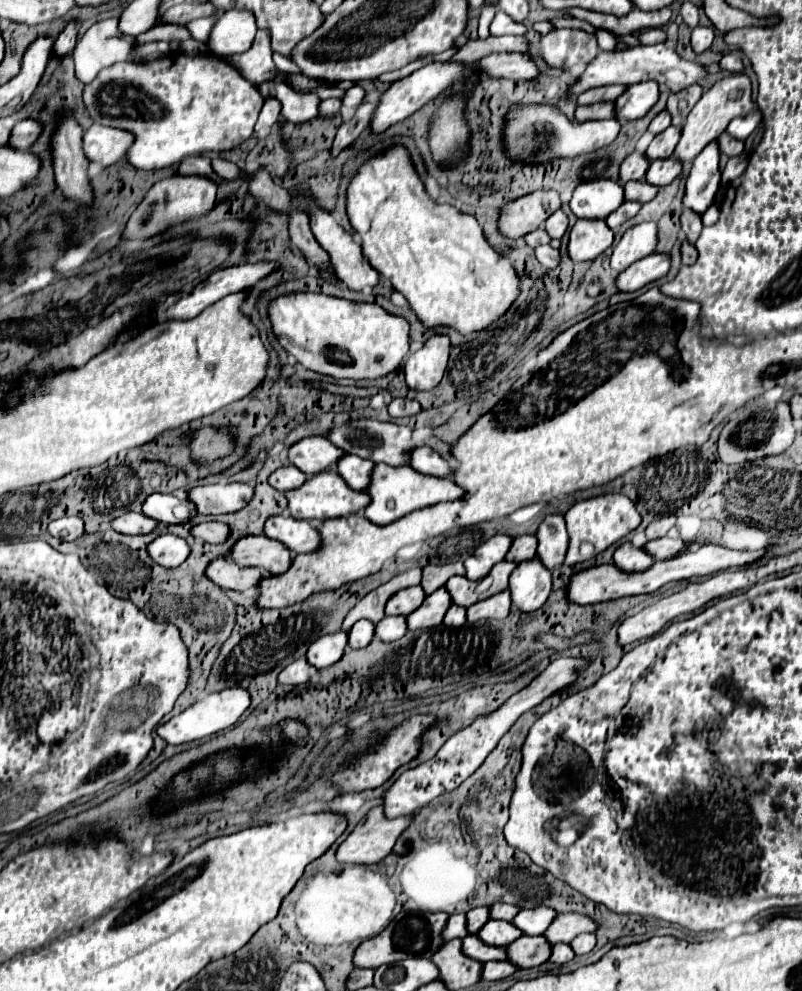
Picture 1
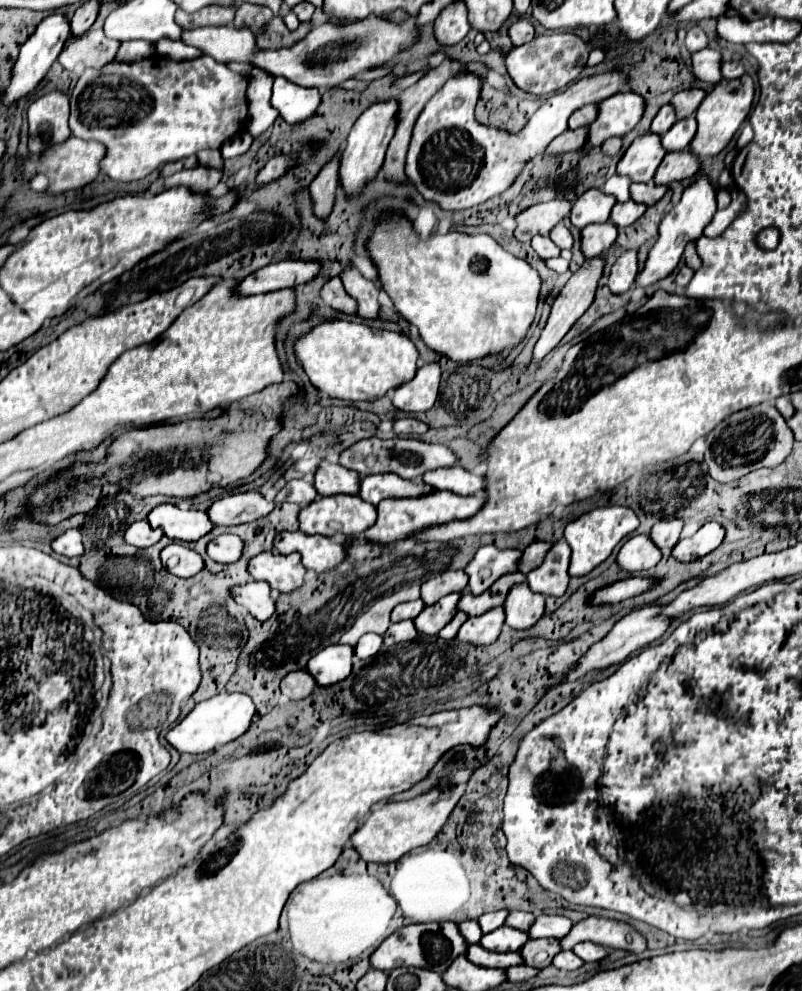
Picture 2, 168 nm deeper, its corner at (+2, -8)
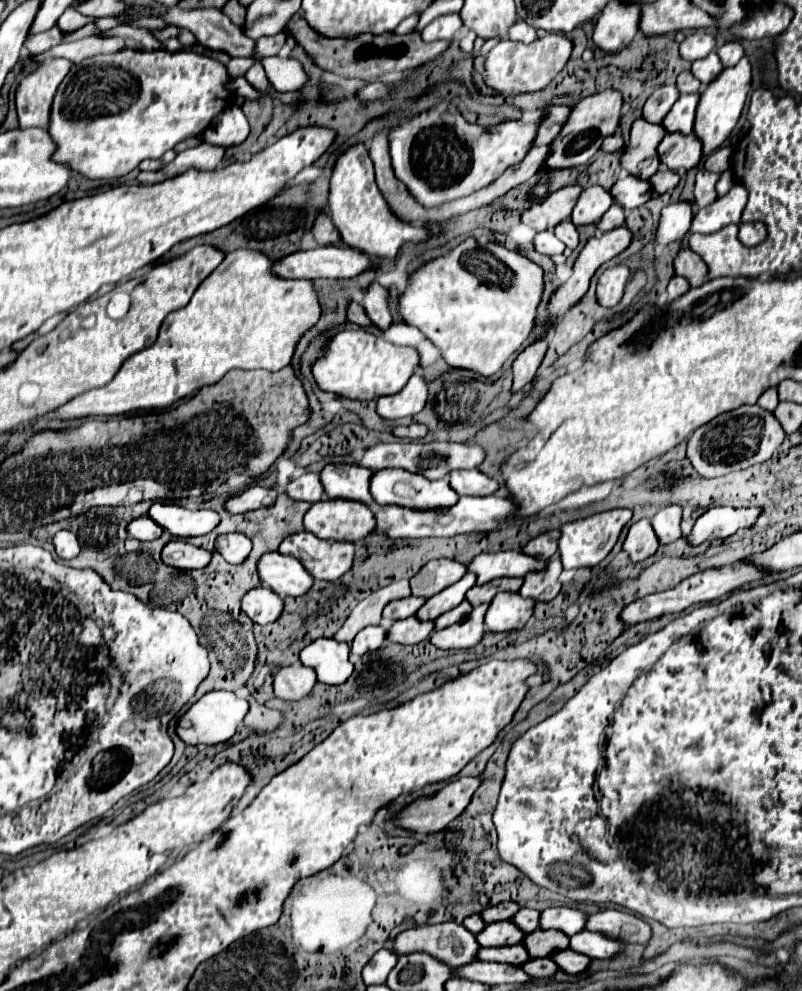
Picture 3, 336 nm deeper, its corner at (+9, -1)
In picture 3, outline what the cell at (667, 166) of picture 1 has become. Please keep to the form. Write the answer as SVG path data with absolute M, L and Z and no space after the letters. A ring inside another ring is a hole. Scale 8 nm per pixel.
M665 134L657 152L669 170L687 172L701 162L701 140L695 134Z

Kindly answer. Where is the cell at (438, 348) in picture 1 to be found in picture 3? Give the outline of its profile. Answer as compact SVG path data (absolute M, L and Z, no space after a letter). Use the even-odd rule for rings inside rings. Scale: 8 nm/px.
M415 374L407 386L393 396L383 396L377 400L377 414L385 420L399 420L405 416L415 416L423 410L427 402L427 382Z

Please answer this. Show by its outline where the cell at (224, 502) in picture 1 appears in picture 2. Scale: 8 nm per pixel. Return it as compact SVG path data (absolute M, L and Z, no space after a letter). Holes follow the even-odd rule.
M246 491L222 497L206 511L214 525L242 525L270 513L274 503L266 501L258 491Z

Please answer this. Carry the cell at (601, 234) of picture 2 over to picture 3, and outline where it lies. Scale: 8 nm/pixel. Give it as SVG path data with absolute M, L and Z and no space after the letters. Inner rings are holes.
M613 204L613 206L605 212L605 216L599 220L597 228L603 230L603 232L607 232L607 230L613 230L613 228L623 226L623 224L625 224L625 210L623 210L619 204Z

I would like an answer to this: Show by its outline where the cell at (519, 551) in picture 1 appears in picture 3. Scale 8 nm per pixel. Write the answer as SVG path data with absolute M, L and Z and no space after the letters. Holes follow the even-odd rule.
M551 530L551 532L545 532L537 538L533 538L525 548L523 552L533 556L533 558L541 558L541 560L549 560L555 552L557 552L557 542L559 542L559 536L561 532L559 530Z

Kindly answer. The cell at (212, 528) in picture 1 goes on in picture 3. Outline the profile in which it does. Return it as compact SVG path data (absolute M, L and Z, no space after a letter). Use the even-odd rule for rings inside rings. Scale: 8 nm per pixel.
M225 534L225 536L219 536L217 542L217 552L229 562L229 564L241 564L245 562L245 558L249 556L253 544L247 536L243 534Z

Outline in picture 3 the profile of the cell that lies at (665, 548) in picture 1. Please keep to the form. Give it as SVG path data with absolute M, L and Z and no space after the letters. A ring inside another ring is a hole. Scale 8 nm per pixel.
M711 508L693 526L689 534L691 544L705 540L727 538L741 528L751 528L761 514L761 508Z

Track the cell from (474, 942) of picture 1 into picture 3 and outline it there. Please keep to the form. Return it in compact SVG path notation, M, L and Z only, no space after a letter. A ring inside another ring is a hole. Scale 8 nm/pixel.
M523 944L503 946L503 948L481 948L479 950L479 960L521 966L521 964L525 964L529 960L529 954L527 954L527 948Z

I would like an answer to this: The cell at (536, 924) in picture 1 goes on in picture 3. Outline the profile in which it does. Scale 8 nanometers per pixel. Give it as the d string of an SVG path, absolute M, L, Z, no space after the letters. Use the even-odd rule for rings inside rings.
M547 908L541 912L541 928L563 930L567 936L573 936L585 928L587 914L575 908Z

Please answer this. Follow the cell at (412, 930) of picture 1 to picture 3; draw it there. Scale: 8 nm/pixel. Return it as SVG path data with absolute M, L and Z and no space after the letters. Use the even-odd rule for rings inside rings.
M443 922L401 932L393 940L393 950L397 954L427 952L433 958L449 964L451 968L461 968L467 962L477 960L479 944L475 936L465 930L465 926L457 922Z

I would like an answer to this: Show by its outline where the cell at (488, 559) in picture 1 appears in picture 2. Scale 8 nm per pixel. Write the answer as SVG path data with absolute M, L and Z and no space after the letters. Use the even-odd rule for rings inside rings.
M484 545L476 551L474 559L466 565L466 573L470 577L468 591L472 595L484 593L498 577L516 571L516 561L522 551L518 549L498 549L496 545Z

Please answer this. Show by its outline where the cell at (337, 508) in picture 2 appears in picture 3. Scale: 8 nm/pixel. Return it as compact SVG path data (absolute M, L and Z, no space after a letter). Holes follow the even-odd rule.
M353 500L317 502L305 514L305 530L321 540L361 542L375 530L375 514Z

